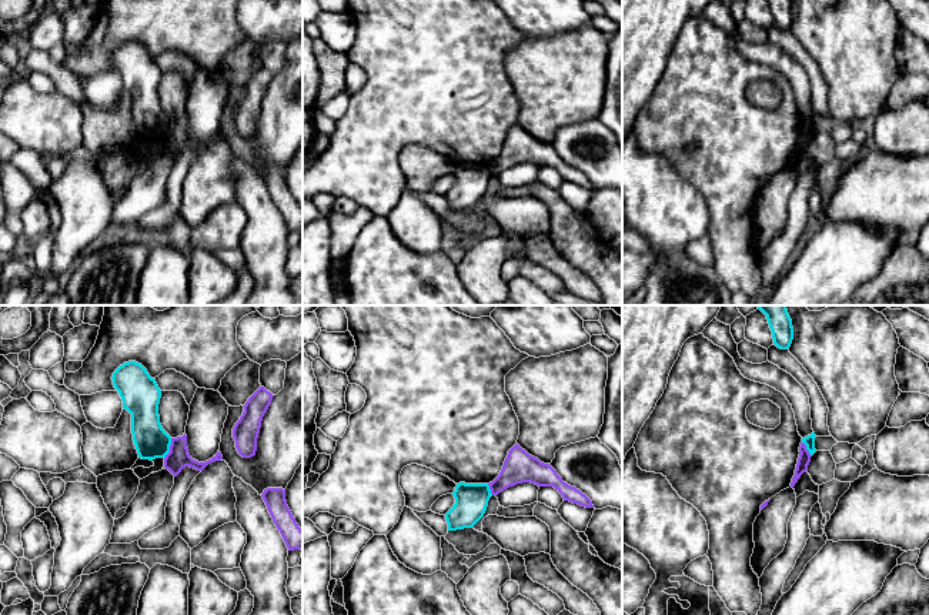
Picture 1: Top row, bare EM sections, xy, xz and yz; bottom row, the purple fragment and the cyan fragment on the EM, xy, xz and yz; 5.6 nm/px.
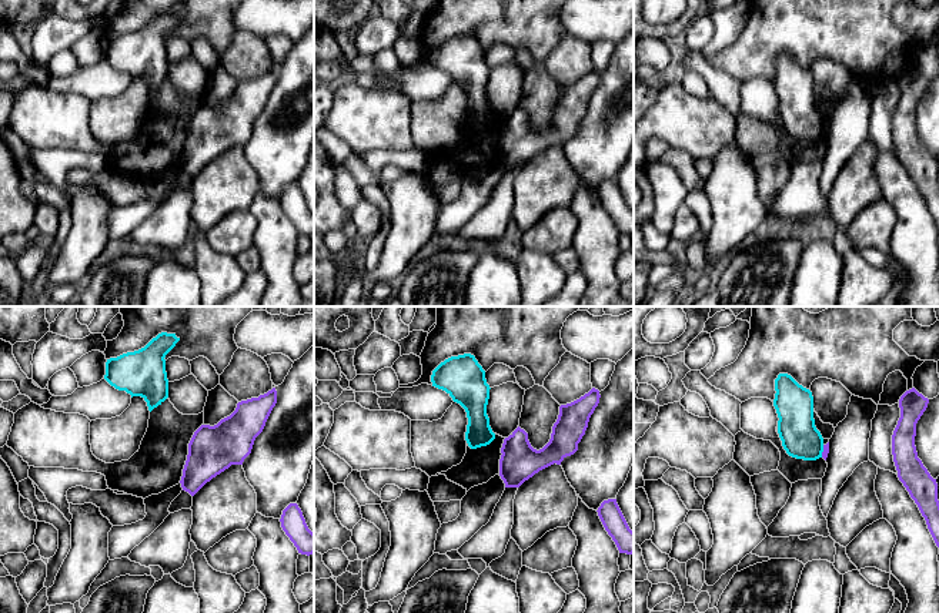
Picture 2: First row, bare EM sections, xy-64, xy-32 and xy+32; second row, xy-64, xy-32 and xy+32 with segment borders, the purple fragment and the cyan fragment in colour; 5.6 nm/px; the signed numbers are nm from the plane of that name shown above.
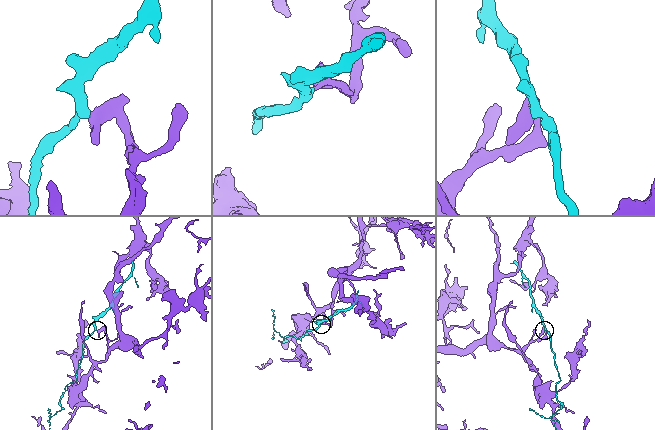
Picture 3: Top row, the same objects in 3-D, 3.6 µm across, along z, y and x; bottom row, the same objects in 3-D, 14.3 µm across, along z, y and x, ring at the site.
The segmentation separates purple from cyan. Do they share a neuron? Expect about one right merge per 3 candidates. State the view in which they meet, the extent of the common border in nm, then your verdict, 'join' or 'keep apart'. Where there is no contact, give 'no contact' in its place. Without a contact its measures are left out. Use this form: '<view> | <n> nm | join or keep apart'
xy | 130 nm | keep apart

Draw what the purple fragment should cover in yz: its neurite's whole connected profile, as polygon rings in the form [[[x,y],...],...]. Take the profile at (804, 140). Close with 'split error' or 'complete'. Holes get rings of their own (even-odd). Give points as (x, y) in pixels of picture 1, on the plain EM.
[[[801,123],[799,133],[801,134],[799,134],[799,138],[798,138],[795,156],[793,156],[792,163],[791,163],[792,168],[795,167],[798,160],[801,158],[801,156],[808,151],[808,146],[811,143],[811,134],[806,130],[806,126],[803,123]]]; complete

